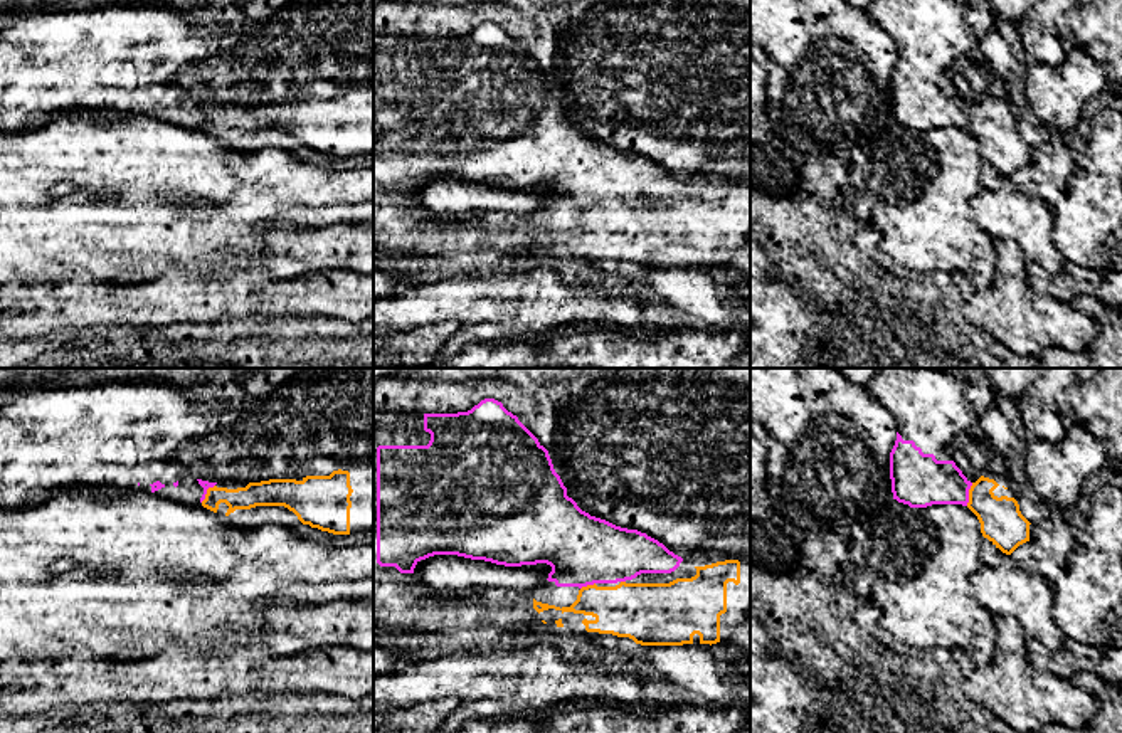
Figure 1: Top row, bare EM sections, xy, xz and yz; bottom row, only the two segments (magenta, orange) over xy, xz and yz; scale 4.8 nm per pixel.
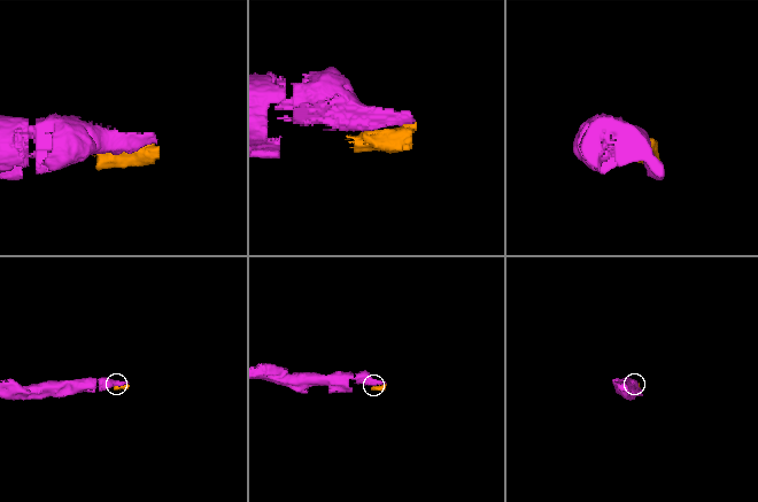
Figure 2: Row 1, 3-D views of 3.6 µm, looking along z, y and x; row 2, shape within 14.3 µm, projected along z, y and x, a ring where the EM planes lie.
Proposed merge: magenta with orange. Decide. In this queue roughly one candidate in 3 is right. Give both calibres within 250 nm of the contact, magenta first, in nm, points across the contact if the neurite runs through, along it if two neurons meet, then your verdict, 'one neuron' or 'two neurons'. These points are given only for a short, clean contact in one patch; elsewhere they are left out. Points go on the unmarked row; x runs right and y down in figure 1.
260/200 nm | across yz (919, 103), (941, 105), (968, 118), (1001, 145) | one neuron

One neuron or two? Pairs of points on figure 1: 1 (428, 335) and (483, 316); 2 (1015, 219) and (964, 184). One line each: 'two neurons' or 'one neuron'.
1: two neurons
2: two neurons

